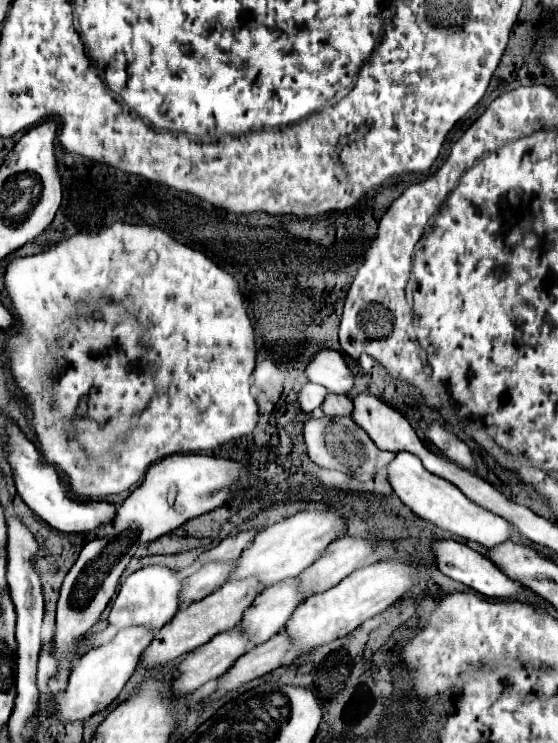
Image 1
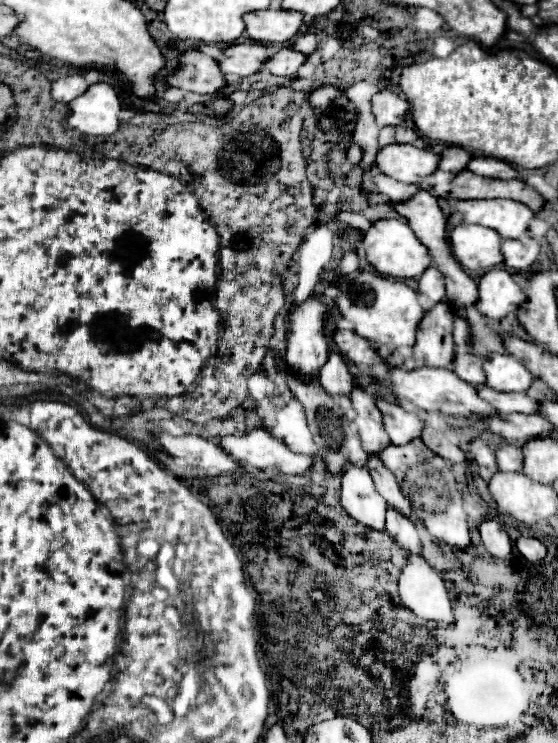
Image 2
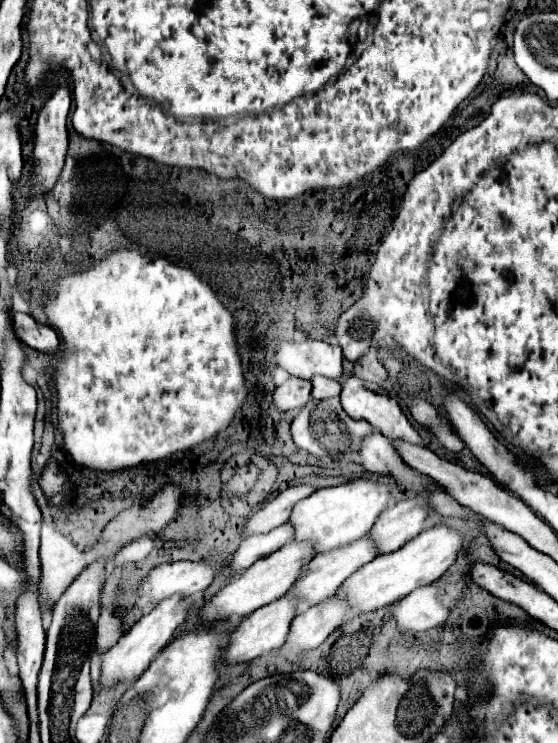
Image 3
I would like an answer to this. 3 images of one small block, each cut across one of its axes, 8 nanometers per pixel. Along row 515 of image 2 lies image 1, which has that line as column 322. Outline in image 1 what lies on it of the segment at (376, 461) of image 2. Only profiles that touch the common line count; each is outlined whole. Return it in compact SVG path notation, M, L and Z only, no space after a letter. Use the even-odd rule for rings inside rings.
M328 394L322 402L322 412L326 416L350 416L352 400L346 394Z

